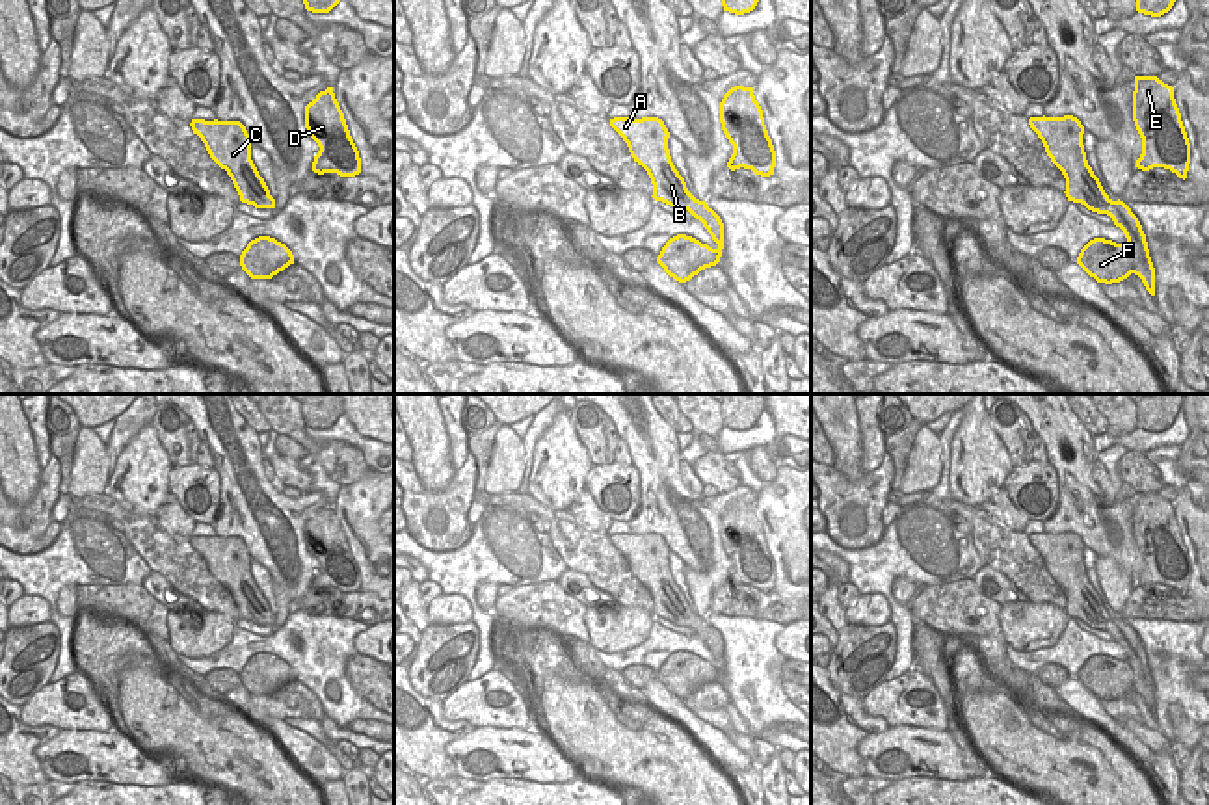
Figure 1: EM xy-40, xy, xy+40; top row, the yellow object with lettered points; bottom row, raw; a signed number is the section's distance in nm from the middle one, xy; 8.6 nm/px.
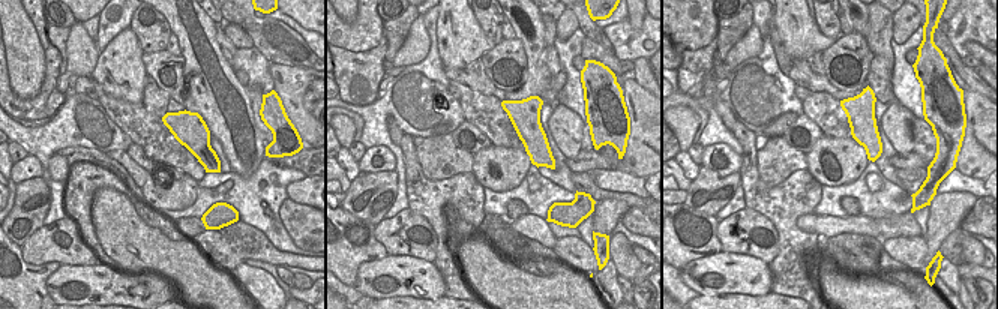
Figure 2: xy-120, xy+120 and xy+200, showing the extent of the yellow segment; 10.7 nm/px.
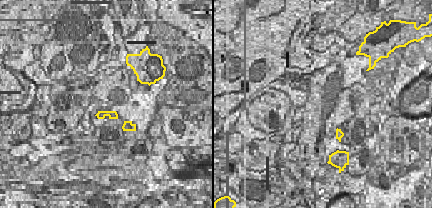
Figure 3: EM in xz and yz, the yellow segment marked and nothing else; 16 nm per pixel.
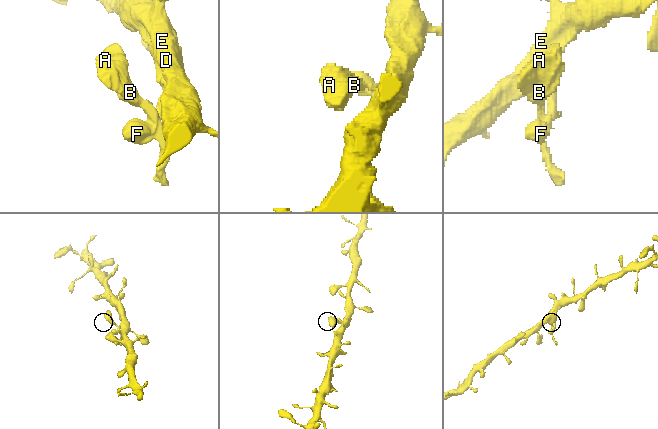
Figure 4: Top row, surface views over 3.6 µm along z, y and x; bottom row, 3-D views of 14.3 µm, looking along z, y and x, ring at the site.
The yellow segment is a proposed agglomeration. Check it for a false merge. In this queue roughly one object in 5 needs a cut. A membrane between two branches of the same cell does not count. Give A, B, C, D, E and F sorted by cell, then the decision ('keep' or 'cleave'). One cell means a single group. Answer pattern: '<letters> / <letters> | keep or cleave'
A B C D E F | keep

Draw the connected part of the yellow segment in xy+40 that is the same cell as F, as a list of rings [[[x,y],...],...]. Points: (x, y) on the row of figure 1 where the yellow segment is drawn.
[[[1073,115],[1030,117],[1030,128],[1042,139],[1047,156],[1066,178],[1068,201],[1081,203],[1088,210],[1107,214],[1127,238],[1116,244],[1105,238],[1090,240],[1079,253],[1077,264],[1097,283],[1112,284],[1138,275],[1146,290],[1155,296],[1155,268],[1149,257],[1146,234],[1138,218],[1123,201],[1112,201],[1088,165],[1083,134],[1084,126]]]

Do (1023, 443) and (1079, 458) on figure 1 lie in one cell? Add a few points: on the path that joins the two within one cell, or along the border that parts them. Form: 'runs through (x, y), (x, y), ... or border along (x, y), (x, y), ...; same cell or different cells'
border along (1023, 413), (1036, 434); different cells

